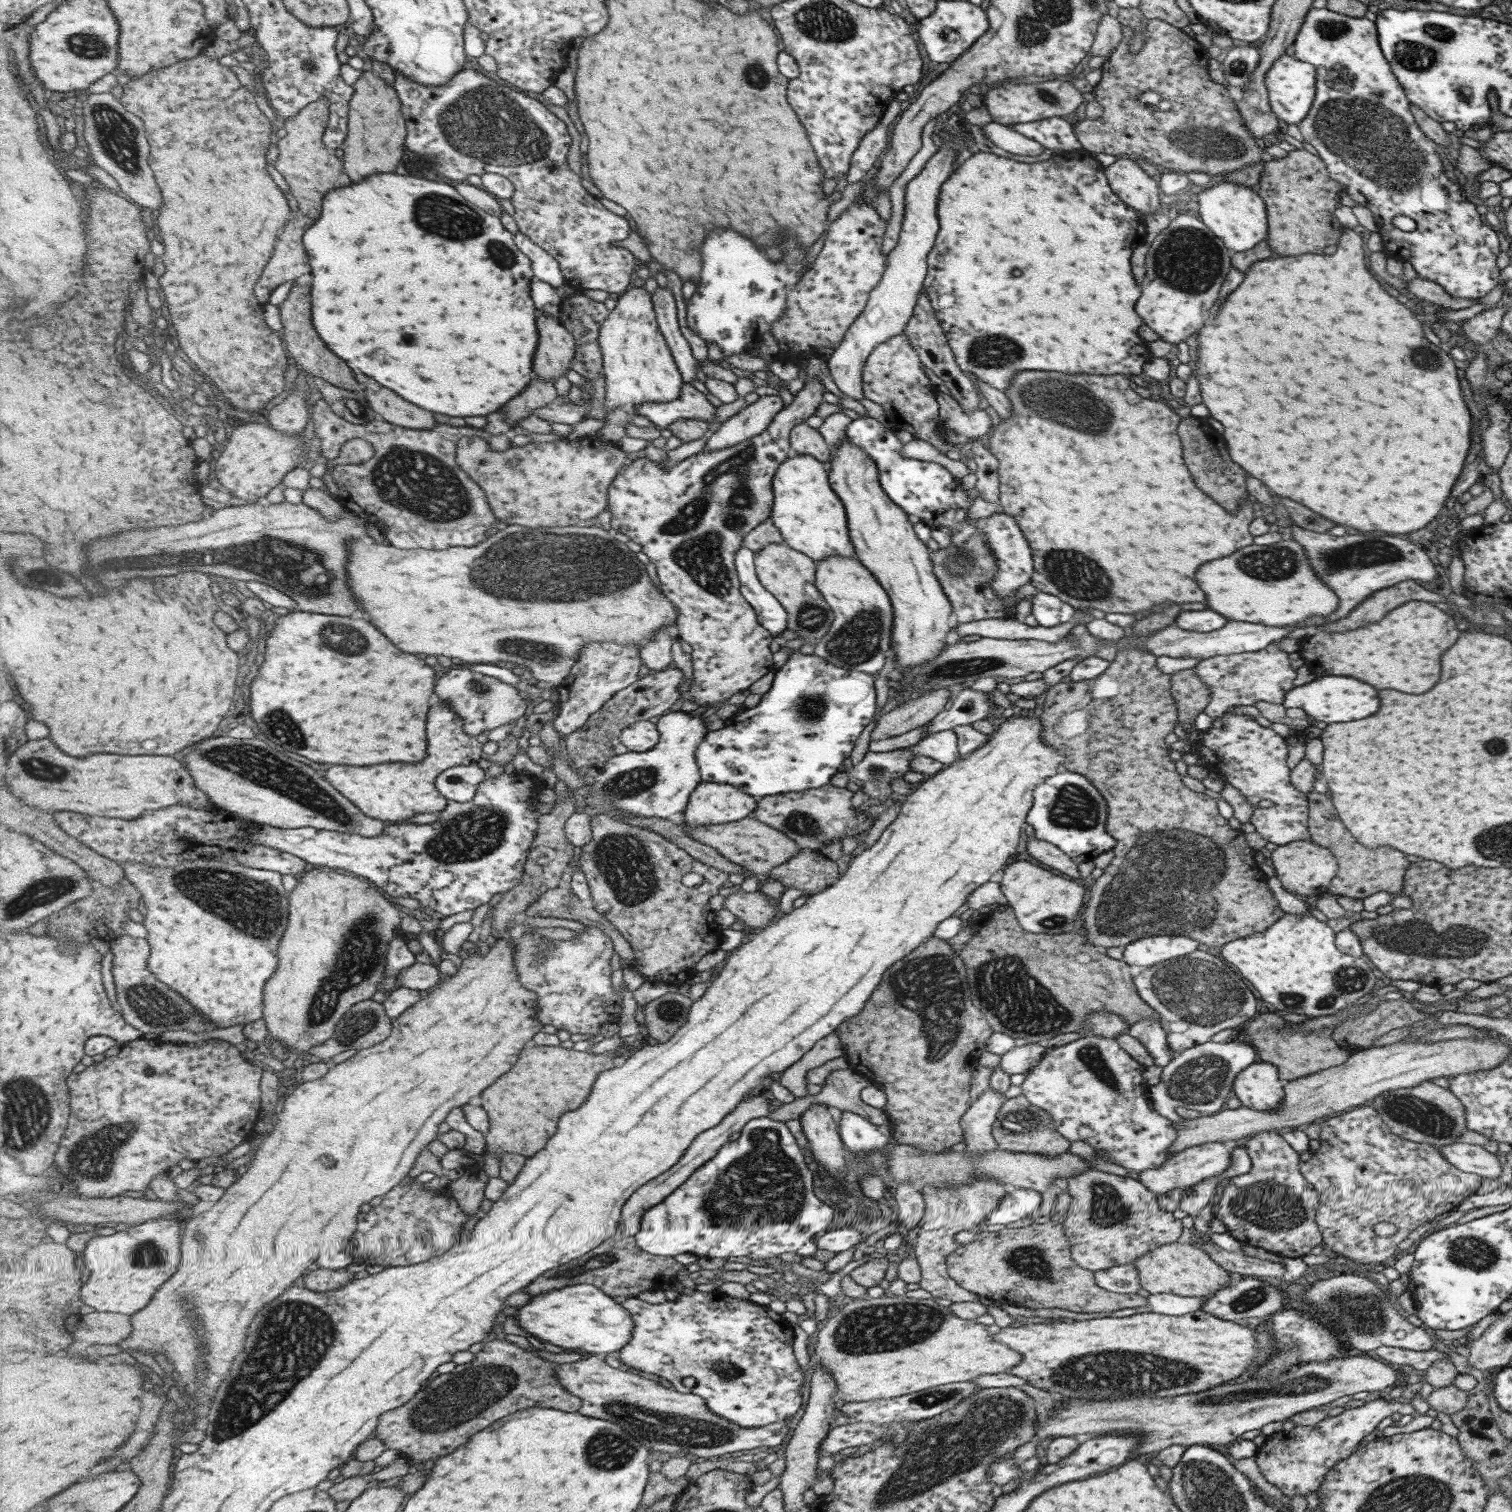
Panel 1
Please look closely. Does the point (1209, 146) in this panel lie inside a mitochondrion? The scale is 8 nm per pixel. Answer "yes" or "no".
yes

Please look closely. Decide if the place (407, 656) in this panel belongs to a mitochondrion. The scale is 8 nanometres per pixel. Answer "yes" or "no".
no

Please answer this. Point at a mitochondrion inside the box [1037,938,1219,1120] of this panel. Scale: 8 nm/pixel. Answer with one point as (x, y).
(1090, 1057)

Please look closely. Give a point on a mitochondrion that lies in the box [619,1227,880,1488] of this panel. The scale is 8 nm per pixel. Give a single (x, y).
(722, 1370)

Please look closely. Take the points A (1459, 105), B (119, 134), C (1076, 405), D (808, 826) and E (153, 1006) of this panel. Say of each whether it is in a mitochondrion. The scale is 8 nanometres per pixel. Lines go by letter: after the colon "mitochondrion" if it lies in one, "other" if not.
A: other
B: mitochondrion
C: mitochondrion
D: mitochondrion
E: mitochondrion

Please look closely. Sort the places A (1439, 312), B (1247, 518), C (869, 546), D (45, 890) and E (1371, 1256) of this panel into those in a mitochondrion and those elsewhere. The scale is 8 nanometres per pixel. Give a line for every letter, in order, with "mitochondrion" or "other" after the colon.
A: other
B: other
C: other
D: mitochondrion
E: other

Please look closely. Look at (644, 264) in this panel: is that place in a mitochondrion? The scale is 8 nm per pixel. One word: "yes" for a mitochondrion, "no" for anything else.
no

